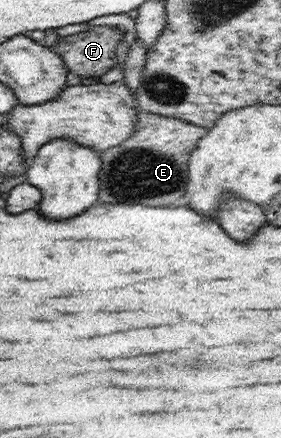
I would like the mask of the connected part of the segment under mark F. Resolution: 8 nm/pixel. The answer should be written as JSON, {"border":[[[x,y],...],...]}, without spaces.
{"border":[[[117,25],[91,26],[90,29],[74,33],[69,36],[59,36],[58,40],[50,47],[62,56],[67,68],[80,77],[100,77],[109,68],[117,64],[116,45],[125,36],[124,30]]]}

